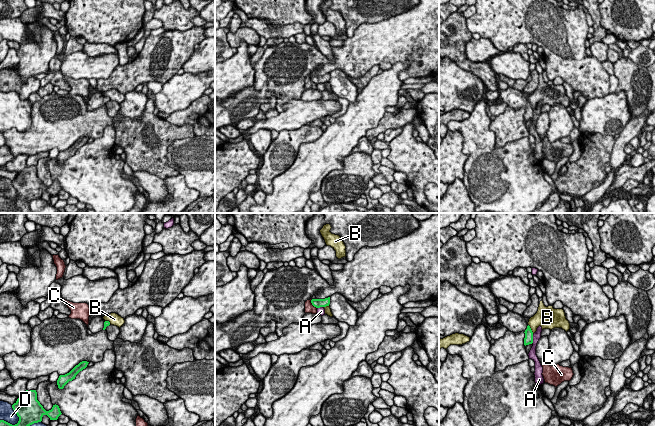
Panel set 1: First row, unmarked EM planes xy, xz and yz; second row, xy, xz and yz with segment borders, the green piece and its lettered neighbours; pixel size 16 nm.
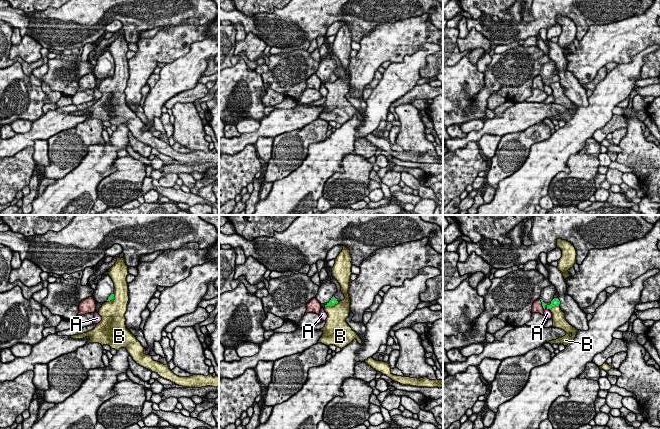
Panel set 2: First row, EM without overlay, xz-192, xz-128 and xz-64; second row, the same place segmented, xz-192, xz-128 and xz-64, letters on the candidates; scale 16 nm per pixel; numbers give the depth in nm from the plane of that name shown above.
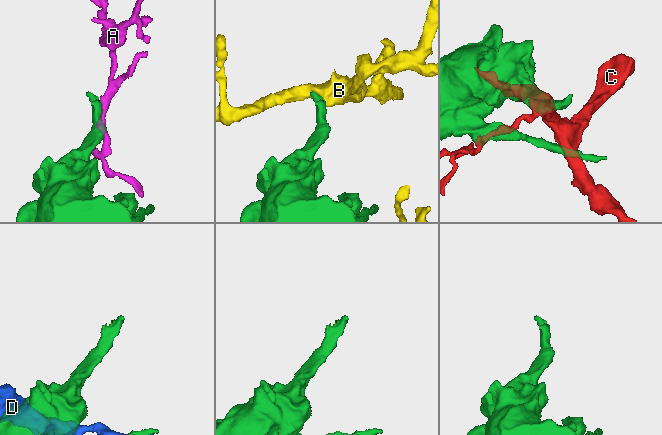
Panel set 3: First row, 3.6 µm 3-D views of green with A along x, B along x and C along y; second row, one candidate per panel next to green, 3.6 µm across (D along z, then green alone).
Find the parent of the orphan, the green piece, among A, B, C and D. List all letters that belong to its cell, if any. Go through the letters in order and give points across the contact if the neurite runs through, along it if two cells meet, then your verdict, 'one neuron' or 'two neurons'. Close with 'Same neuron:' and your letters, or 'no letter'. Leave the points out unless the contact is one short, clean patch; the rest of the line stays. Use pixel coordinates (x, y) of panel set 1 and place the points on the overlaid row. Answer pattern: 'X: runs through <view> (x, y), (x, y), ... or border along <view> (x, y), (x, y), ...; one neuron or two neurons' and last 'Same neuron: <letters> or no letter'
A: border along yz (532, 334), (533, 342); two neurons
B: border along yz (528, 324), (533, 333); two neurons
C: two neurons
D: two neurons
Same neuron: no letter

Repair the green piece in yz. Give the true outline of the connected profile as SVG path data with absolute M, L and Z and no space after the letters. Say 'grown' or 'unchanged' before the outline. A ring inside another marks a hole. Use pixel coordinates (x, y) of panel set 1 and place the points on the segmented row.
grown; M508 311L506 314L499 314L499 323L513 333L523 331L525 346L533 343L533 332L523 316Z

